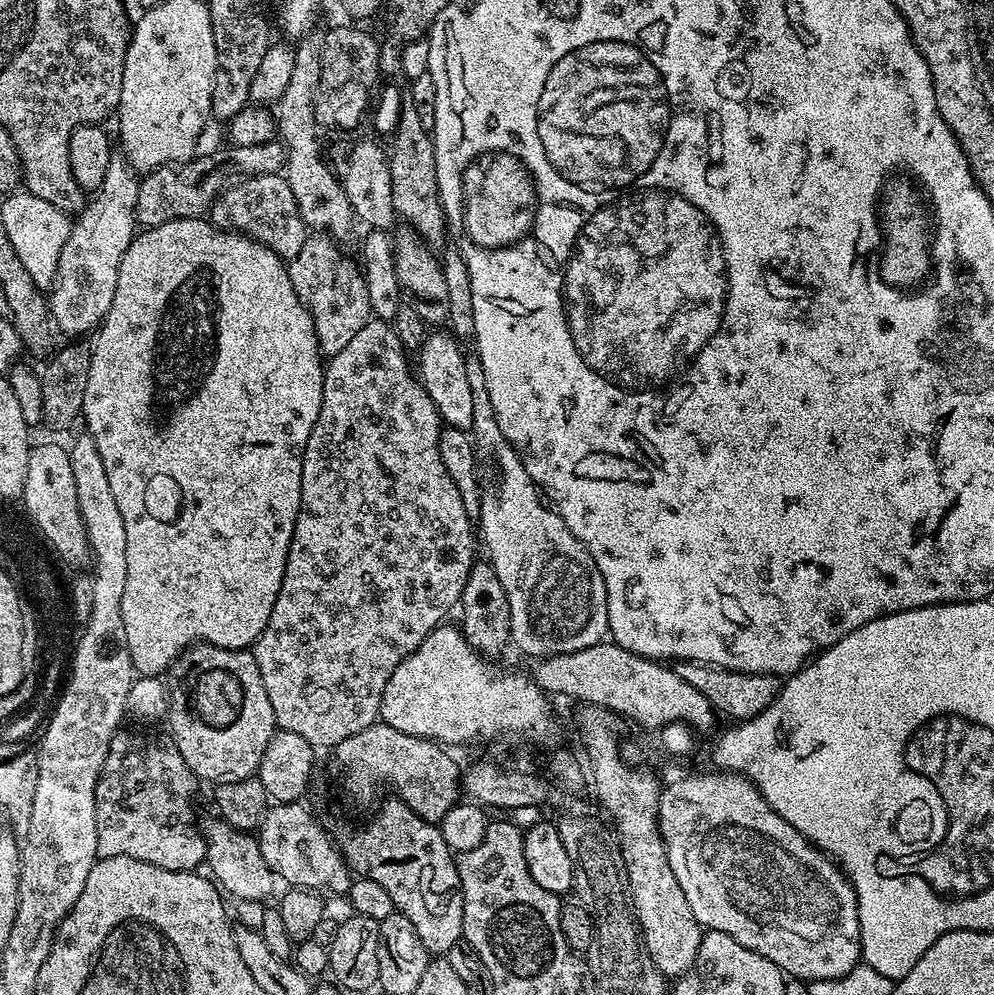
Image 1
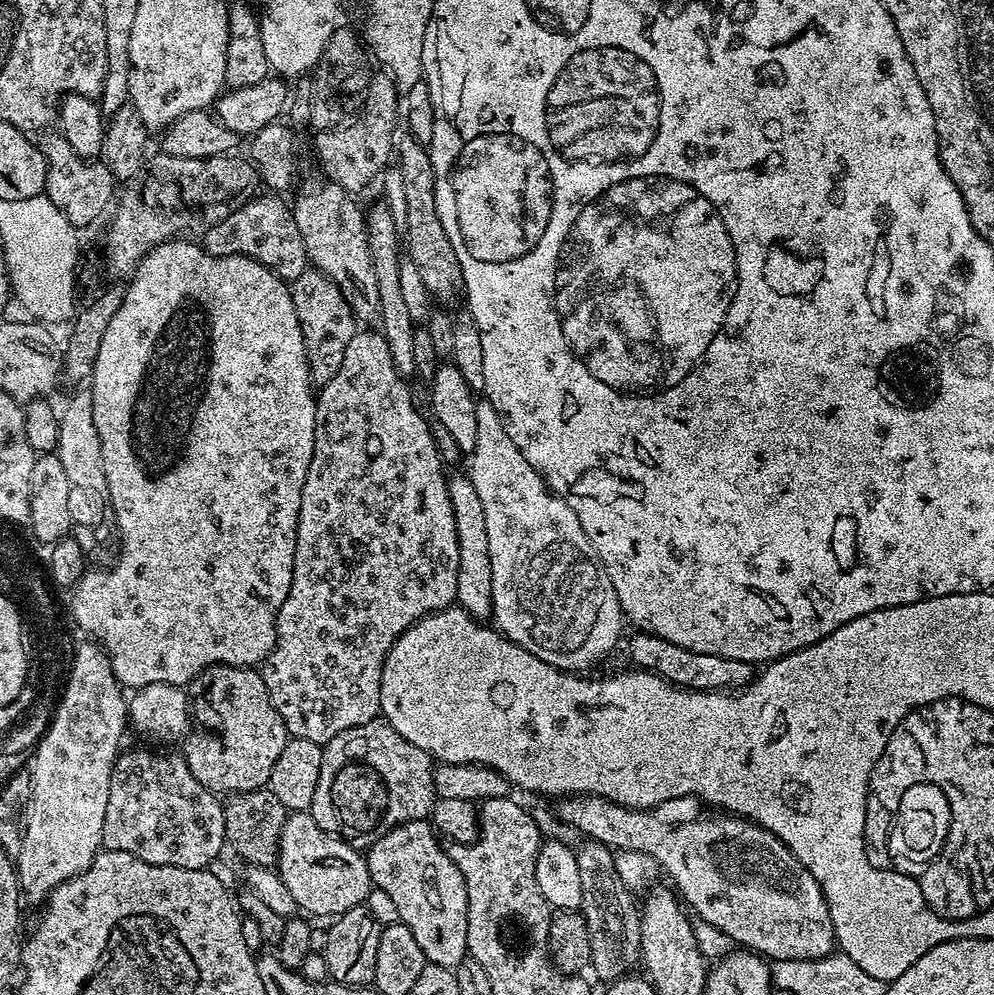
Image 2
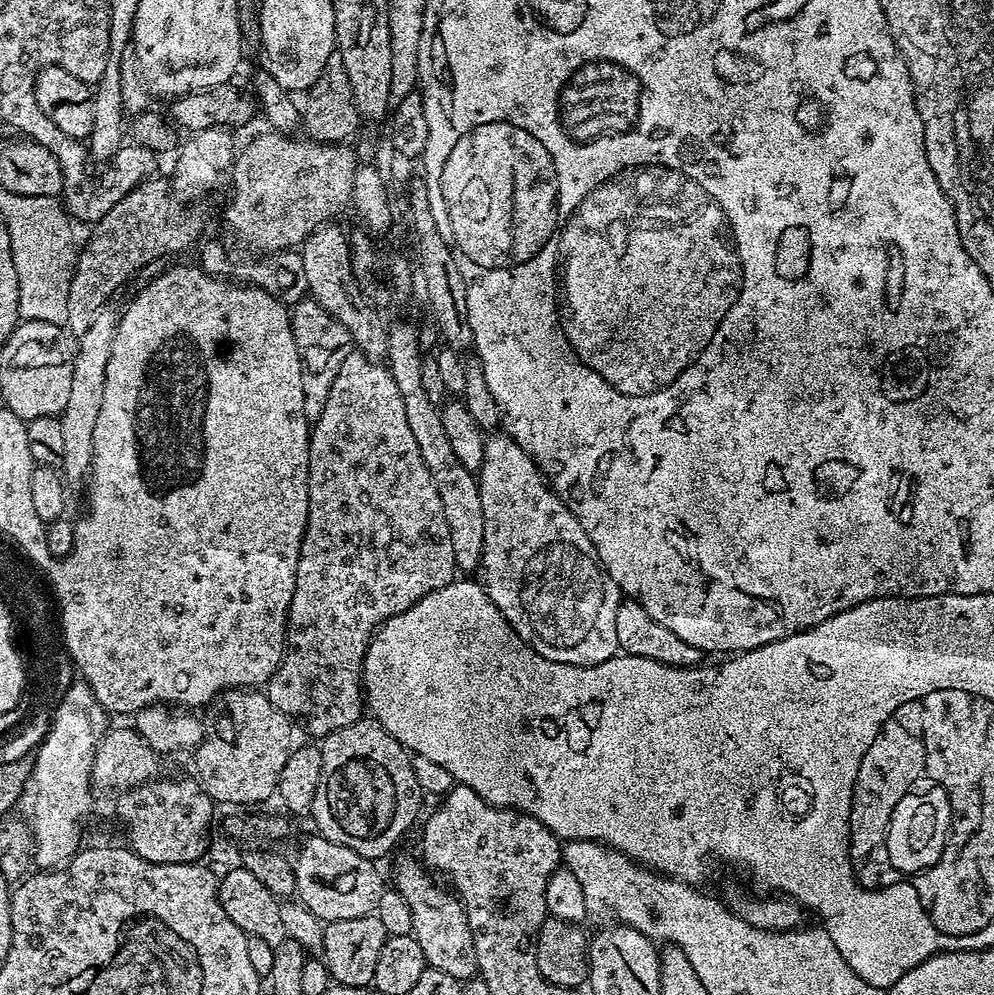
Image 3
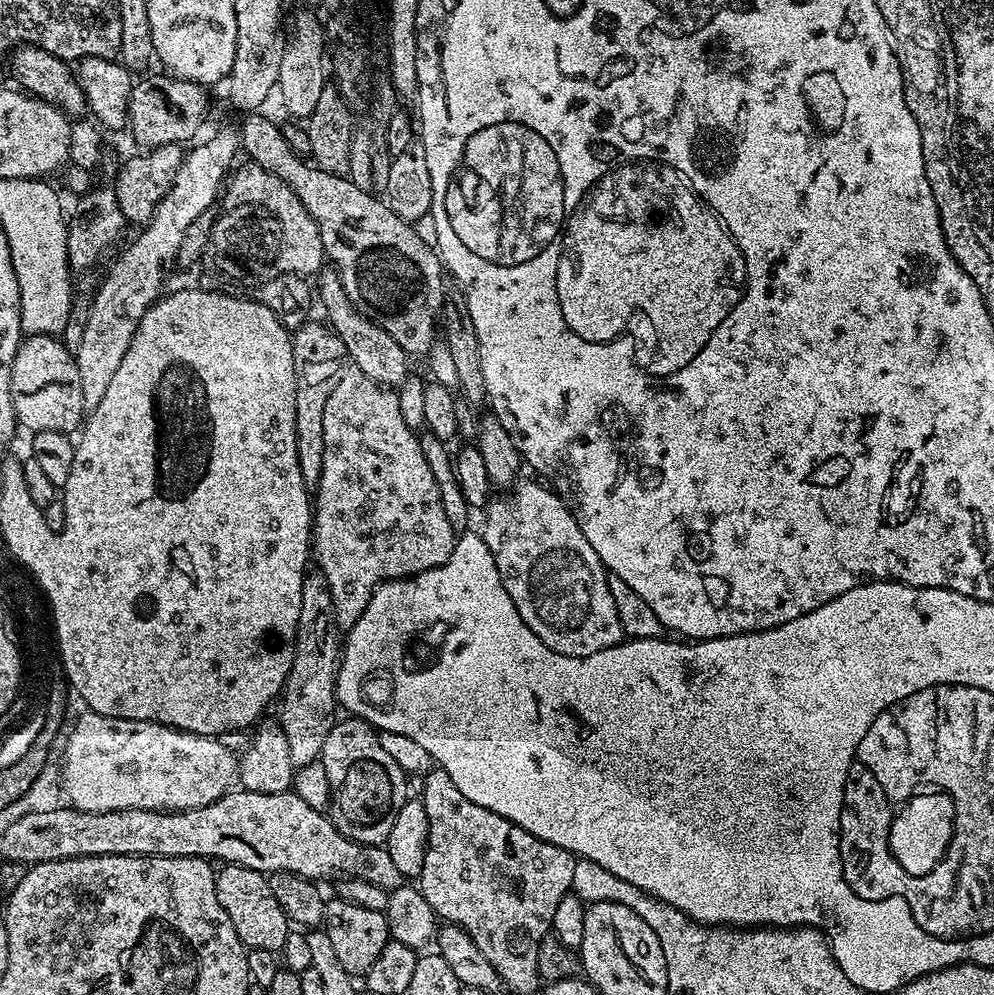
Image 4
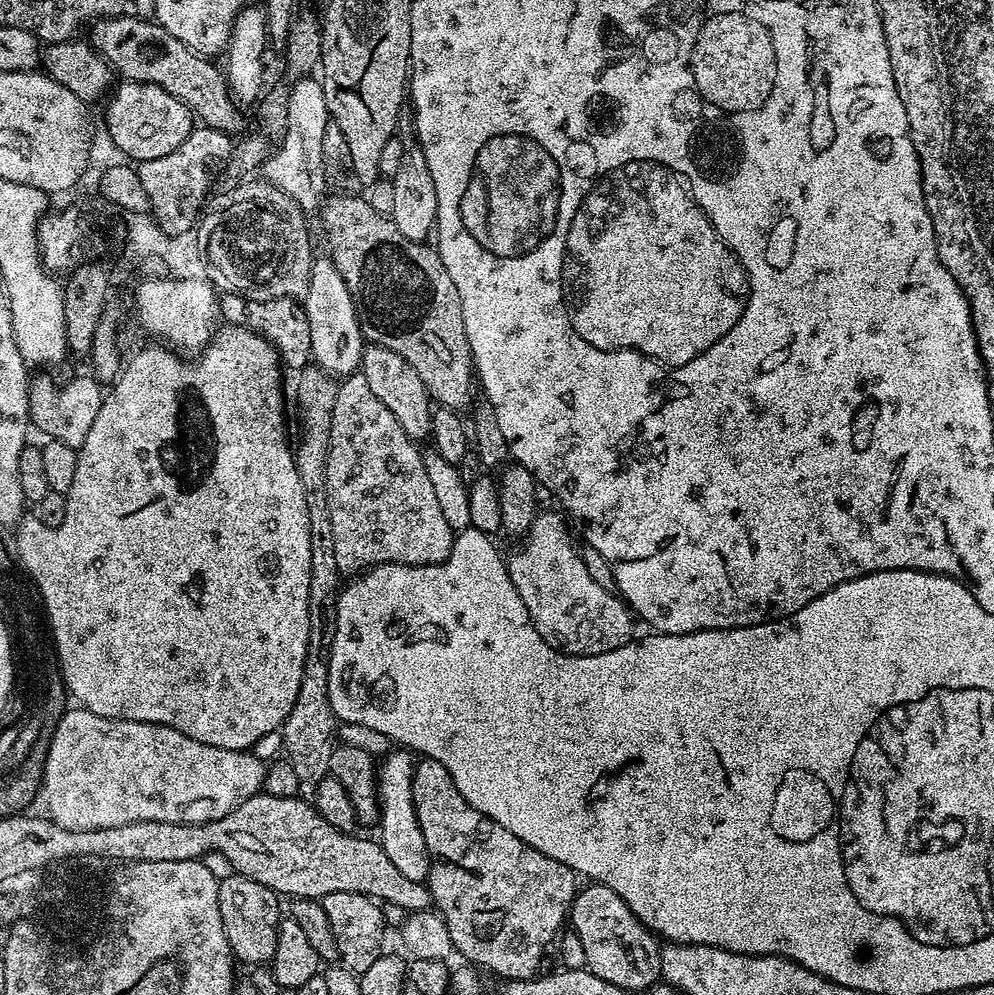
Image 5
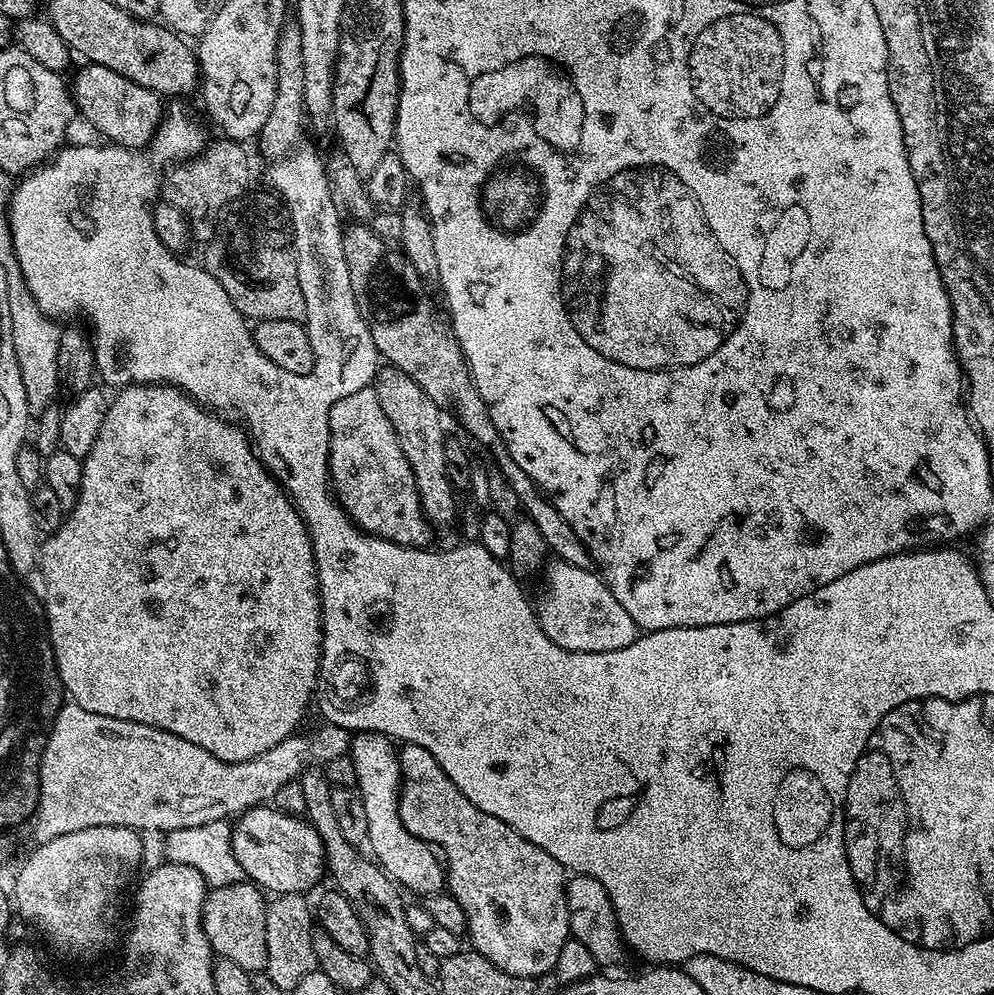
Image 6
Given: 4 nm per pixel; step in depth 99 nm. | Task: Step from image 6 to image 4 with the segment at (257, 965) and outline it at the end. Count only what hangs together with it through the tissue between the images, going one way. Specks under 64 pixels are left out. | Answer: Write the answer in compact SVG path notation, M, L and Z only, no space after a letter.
M224 864L221 869L216 872L218 902L222 902L222 910L226 910L226 918L234 922L234 930L238 938L247 949L257 948L279 953L290 933L290 921L282 906L278 906L278 898L274 898L274 890L270 890L268 876L258 870L250 870L246 866L237 864Z

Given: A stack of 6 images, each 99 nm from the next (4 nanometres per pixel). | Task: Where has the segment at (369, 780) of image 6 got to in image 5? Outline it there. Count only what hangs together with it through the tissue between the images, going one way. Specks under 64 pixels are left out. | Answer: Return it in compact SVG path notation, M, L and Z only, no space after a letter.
M403 746L393 747L387 756L378 764L378 799L380 802L380 818L378 842L382 850L394 862L395 868L405 878L427 881L428 871L432 865L432 856L428 853L426 838L422 838L422 826L418 826L418 814L414 810L414 794L412 793L412 772L417 761L413 753Z

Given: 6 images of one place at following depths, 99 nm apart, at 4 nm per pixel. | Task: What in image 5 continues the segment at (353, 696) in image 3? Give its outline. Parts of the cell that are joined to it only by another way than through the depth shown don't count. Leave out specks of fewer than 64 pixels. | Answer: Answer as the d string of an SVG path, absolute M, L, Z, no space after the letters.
M353 374L343 377L339 381L334 398L334 418L330 418L330 446L328 447L328 461L326 462L326 506L330 510L330 530L334 530L334 562L342 574L360 574L369 568L376 568L379 564L409 564L410 566L426 566L427 564L441 564L452 553L454 528L448 525L448 516L440 505L440 496L436 493L436 484L424 465L424 456L419 452L417 441L409 438L406 430L378 402L378 398L370 390L363 374Z

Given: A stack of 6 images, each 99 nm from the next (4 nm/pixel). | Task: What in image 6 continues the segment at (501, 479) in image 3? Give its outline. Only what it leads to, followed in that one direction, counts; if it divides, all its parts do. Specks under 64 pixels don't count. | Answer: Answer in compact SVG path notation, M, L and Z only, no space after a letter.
M554 560L545 574L546 594L536 609L543 632L555 645L576 653L606 653L636 640L639 628L595 571Z

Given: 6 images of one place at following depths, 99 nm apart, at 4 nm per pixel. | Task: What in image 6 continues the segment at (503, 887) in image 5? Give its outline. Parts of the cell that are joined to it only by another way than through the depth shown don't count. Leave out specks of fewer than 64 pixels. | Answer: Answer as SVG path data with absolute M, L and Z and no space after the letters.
M404 744L399 749L399 754L402 826L406 826L406 830L417 836L419 840L426 840L438 848L440 844L439 851L442 853L442 860L446 865L446 888L458 902L458 906L462 906L462 914L466 914L466 936L467 939L472 939L471 947L483 958L489 959L494 966L498 966L499 970L504 970L508 974L535 978L542 978L547 972L549 975L556 967L558 954L562 954L562 946L570 939L570 918L566 902L566 869L550 854L546 854L546 850L534 846L534 842L526 842L526 838L522 838L522 834L518 834L518 830L506 826L506 822L502 822L502 818L494 818L494 814L486 814L486 810L478 810L478 806L474 806L474 802L470 802L470 798L466 798L466 794L462 794L462 790L458 790L458 786L454 786L454 782L450 782L446 770L442 770L442 766L438 766L438 762L434 758L434 754L430 754L430 750L422 750L422 746Z

